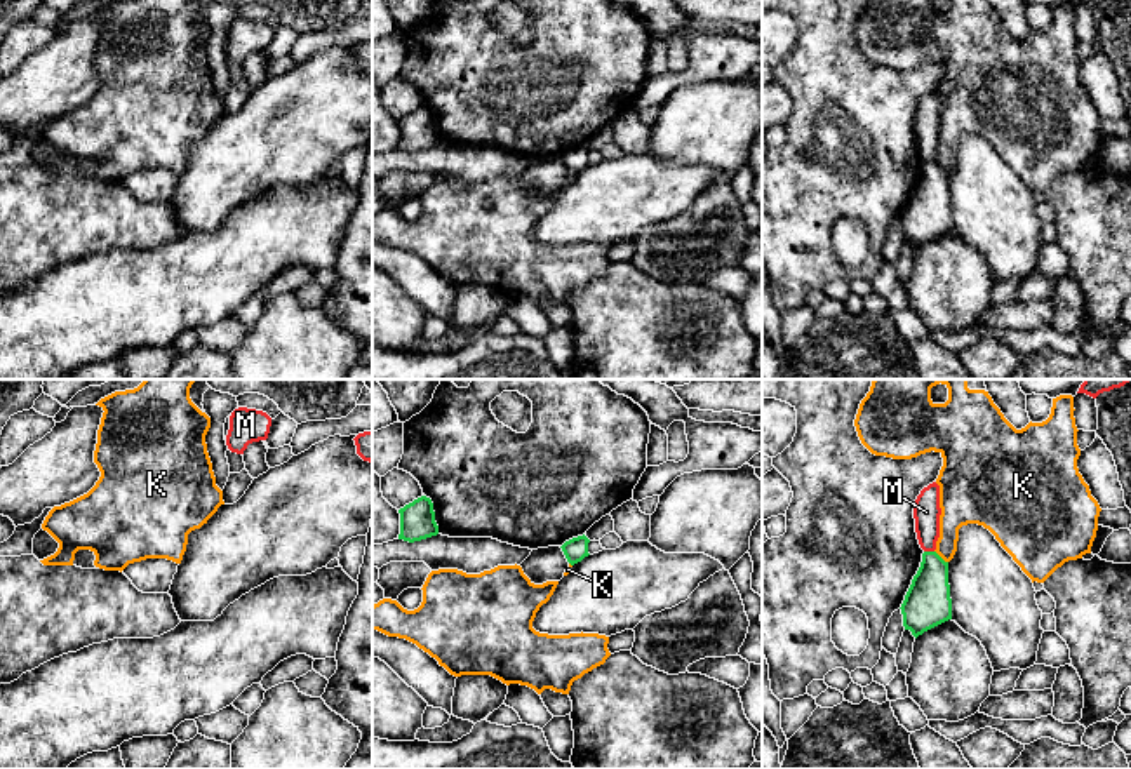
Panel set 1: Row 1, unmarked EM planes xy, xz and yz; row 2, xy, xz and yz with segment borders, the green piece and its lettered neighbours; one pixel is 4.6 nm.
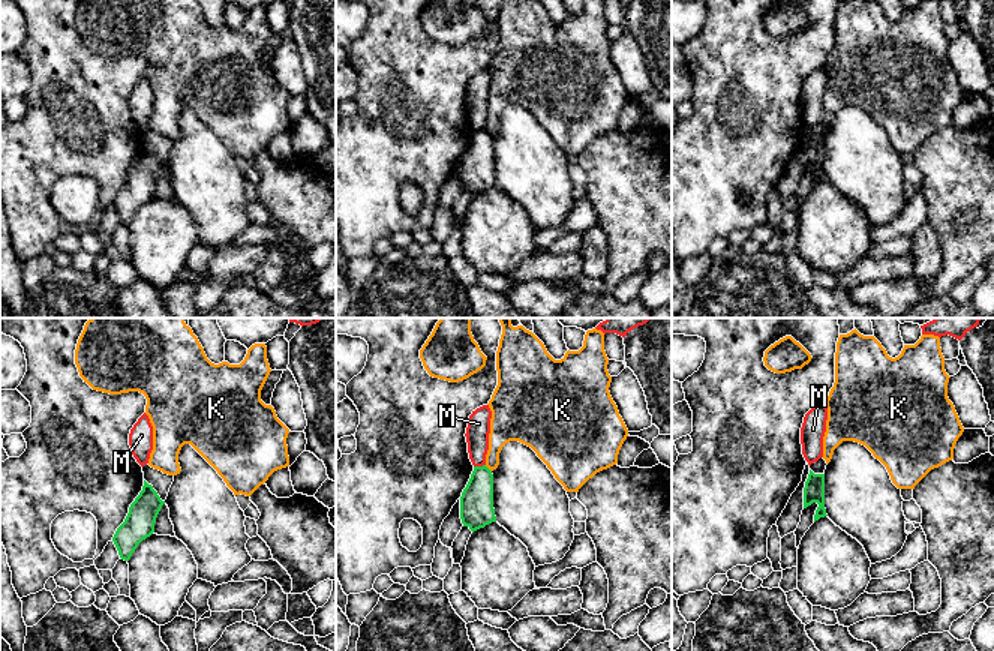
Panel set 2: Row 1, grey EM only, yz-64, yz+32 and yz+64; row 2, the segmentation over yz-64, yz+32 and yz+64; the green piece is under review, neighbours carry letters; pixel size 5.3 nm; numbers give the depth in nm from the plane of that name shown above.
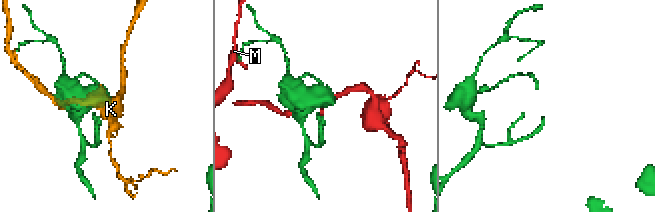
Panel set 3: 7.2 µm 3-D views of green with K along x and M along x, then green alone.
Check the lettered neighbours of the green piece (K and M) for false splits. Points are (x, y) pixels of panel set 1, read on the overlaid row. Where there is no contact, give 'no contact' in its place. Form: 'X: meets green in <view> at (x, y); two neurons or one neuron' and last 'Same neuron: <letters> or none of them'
K: meets green in yz at (940, 557); two neurons
M: meets green in yz at (930, 552); two neurons
Same neuron: none of them

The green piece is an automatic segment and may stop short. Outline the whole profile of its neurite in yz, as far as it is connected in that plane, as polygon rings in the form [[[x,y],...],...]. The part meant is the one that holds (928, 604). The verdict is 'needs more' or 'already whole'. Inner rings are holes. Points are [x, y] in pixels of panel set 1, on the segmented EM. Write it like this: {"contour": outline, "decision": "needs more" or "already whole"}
{"contour": [[[924,552],[922,562],[901,604],[903,626],[917,639],[952,619],[948,562],[936,552]]], "decision": "already whole"}

